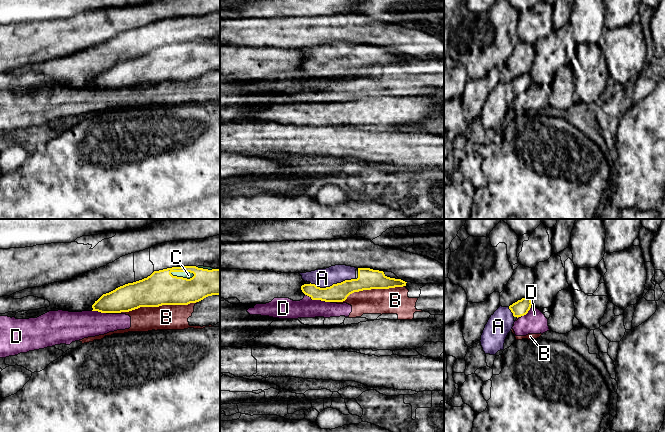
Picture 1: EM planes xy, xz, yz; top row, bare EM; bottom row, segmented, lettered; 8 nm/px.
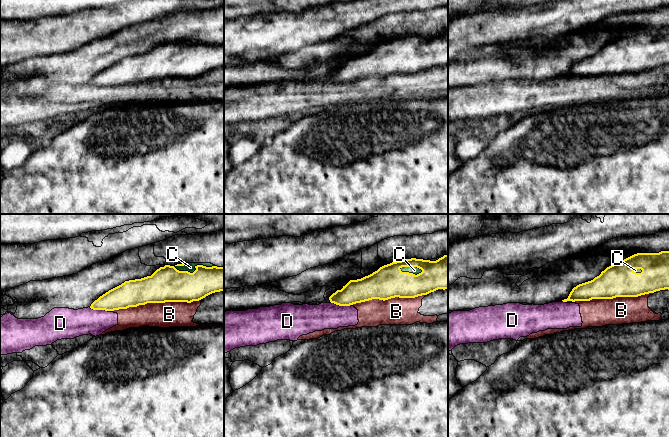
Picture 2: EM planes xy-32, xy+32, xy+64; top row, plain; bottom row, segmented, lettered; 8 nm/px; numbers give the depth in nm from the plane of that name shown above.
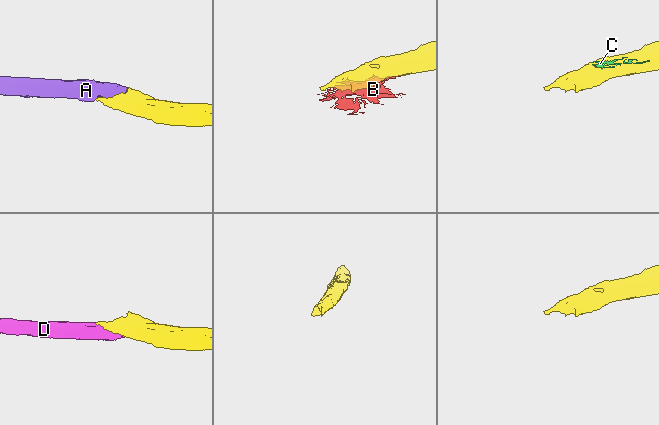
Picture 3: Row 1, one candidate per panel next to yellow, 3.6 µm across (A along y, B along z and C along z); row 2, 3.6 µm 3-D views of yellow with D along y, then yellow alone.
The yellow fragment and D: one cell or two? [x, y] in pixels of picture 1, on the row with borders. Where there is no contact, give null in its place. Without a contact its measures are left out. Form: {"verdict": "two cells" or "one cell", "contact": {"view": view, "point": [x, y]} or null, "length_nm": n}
{"verdict": "two cells", "contact": {"view": "xz", "point": [318, 299]}, "length_nm": 220}

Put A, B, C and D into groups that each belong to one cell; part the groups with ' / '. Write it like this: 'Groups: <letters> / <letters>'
Groups: A C / B D

